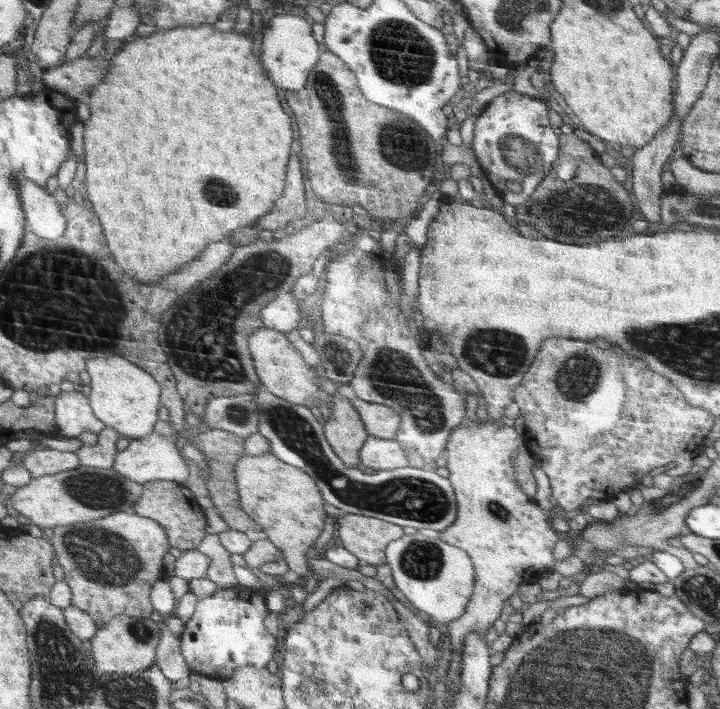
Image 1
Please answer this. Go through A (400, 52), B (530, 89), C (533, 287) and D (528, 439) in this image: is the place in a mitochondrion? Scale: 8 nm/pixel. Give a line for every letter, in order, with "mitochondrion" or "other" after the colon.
A: mitochondrion
B: other
C: other
D: other

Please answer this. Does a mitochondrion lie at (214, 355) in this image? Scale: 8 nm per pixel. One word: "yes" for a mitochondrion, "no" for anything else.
yes

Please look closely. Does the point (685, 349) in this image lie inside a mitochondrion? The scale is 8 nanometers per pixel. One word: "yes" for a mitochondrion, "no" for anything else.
yes

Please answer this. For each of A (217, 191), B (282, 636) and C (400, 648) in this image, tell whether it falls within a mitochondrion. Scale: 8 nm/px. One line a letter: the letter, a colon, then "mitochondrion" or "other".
A: mitochondrion
B: other
C: other

